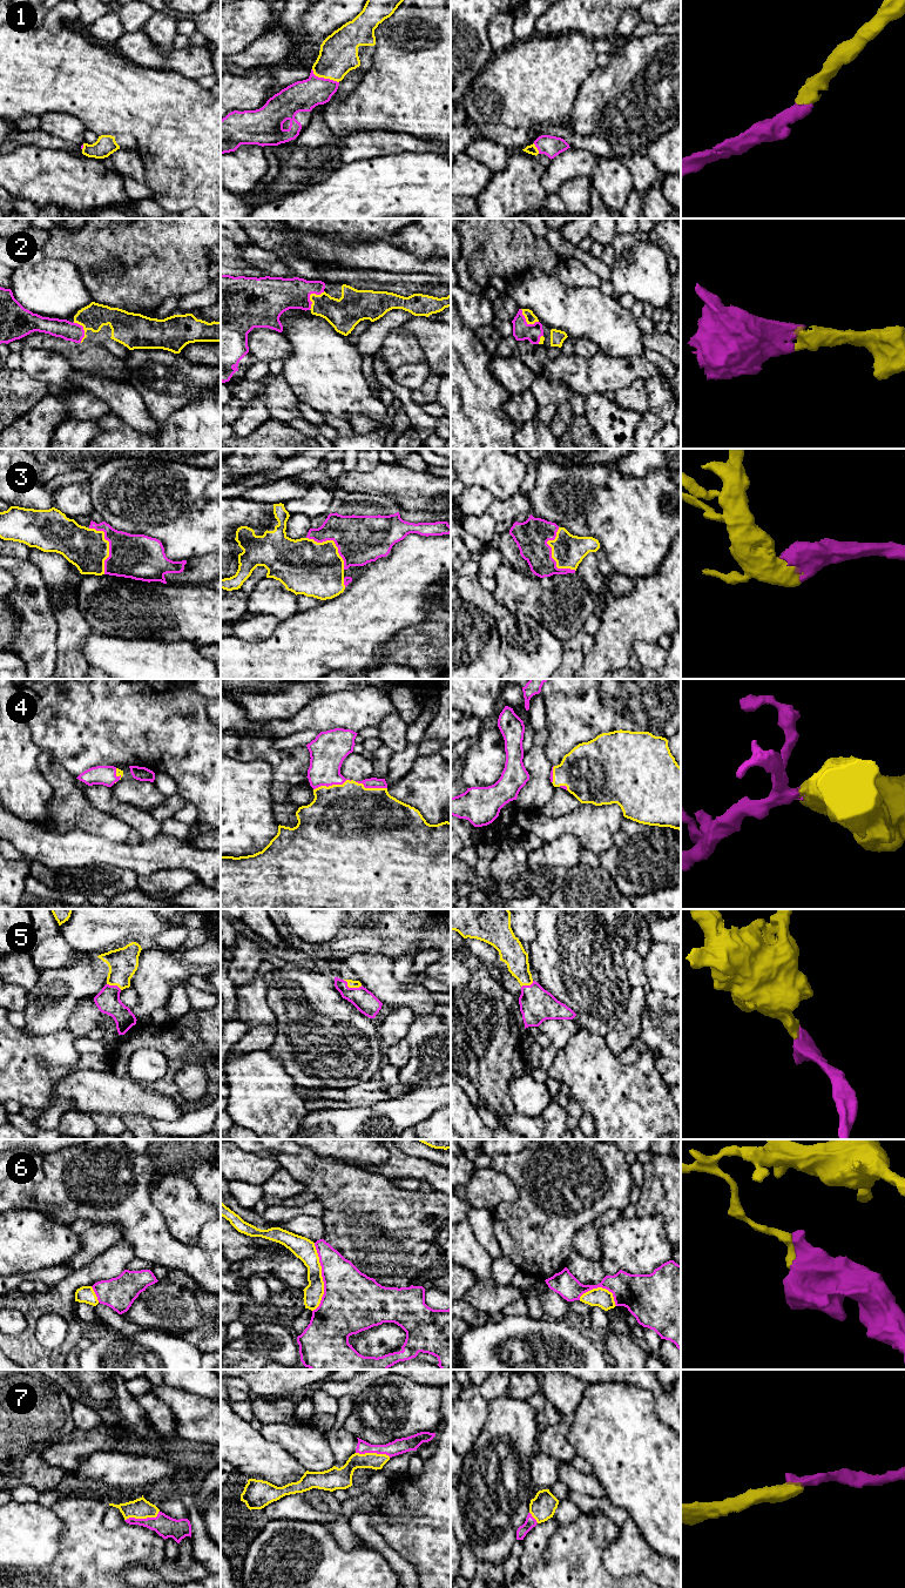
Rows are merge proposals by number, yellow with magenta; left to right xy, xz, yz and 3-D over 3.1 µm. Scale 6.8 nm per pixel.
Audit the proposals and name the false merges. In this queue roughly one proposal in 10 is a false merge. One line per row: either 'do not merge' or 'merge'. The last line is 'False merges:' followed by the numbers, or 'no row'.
1: merge
2: merge
3: merge
4: merge
5: merge
6: do not merge
7: merge
False merges: 6

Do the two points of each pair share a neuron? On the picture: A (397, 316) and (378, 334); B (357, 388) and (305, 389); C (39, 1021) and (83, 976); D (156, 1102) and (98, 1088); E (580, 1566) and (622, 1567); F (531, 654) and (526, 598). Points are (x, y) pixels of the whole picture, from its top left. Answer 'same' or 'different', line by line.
A: same
B: same
C: same
D: same
E: different
F: different

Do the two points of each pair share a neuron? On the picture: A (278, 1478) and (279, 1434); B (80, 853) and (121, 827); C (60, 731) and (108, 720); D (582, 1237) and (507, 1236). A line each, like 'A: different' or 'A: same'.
A: different
B: different
C: same
D: different

